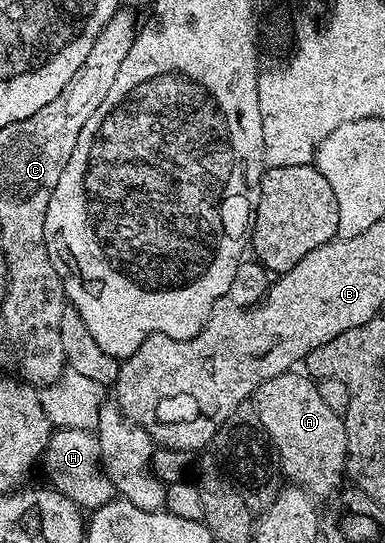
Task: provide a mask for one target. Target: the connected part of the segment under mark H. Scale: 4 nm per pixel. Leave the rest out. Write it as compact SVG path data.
M57 428L50 431L43 457L43 468L44 464L45 476L49 479L46 480L48 487L71 498L71 502L75 502L82 510L102 508L117 496L115 486L101 467L99 442L92 431L84 428Z

